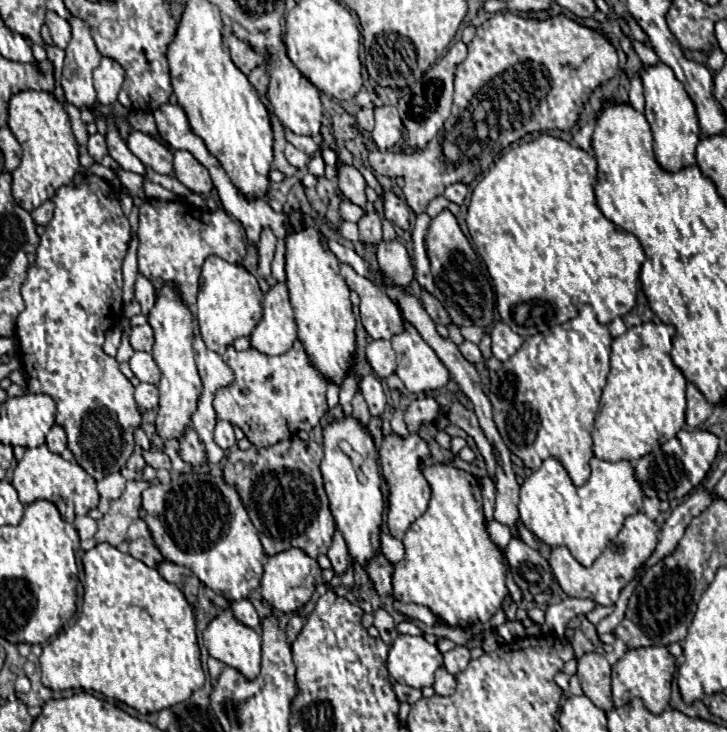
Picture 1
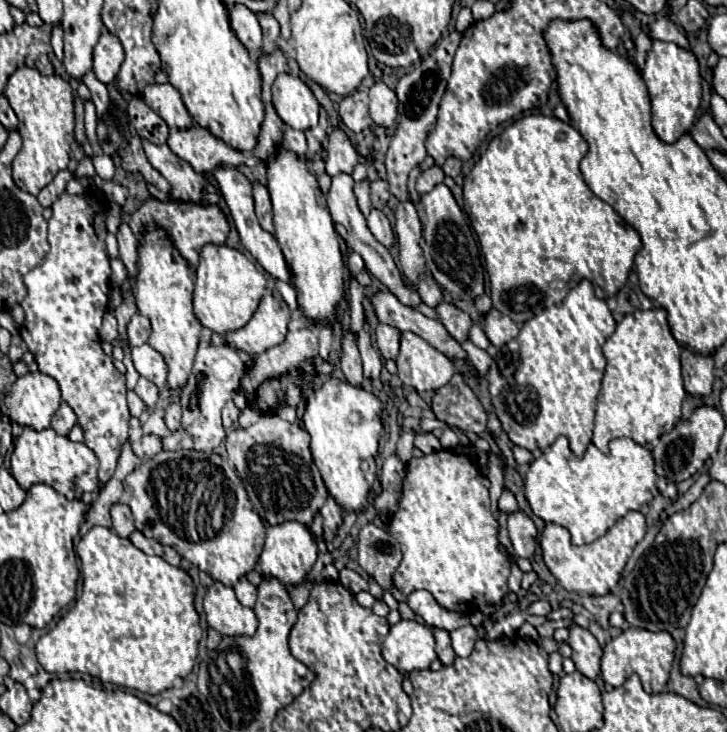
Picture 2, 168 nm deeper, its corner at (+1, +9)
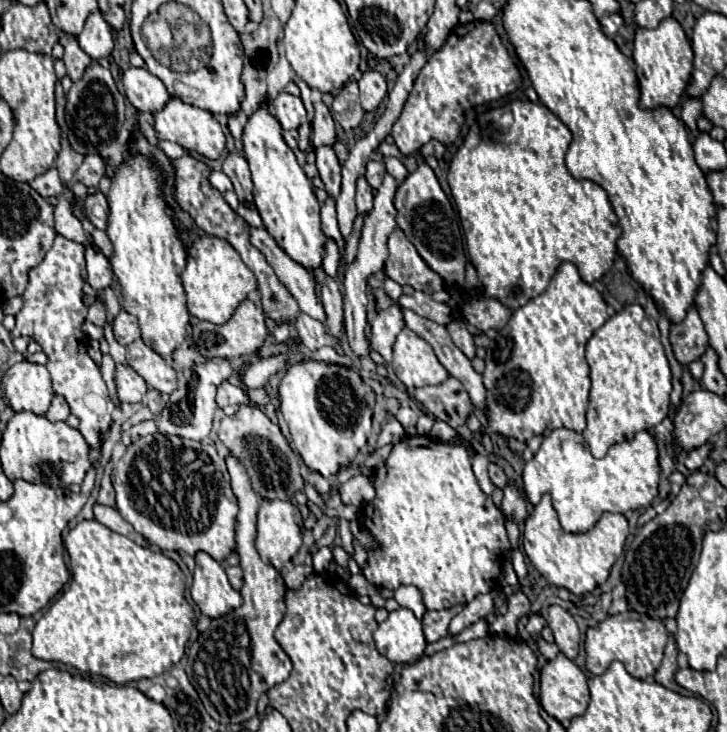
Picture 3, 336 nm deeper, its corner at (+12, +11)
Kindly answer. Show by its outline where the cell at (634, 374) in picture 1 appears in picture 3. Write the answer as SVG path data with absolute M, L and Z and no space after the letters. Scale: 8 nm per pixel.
M638 304L628 305L616 315L612 315L586 343L586 361L590 365L590 379L592 379L592 389L590 389L590 403L586 411L586 429L582 433L584 441L590 445L594 457L604 457L608 447L632 437L638 431L646 431L656 427L670 409L670 391L672 391L672 373L670 365L660 341L660 331L657 323L652 320L643 307Z

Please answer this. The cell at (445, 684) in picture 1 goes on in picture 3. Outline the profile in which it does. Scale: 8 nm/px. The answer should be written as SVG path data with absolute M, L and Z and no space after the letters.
M455 605L444 611L428 611L422 619L422 629L424 629L424 637L426 641L440 641L442 637L446 637L446 629L450 619L463 610L464 605Z

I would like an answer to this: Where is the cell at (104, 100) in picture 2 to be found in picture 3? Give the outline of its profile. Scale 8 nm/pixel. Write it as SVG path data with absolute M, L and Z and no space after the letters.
M62 35L60 37L60 43L64 45L66 53L64 53L64 65L66 65L66 71L68 71L68 77L72 81L80 81L80 77L84 75L84 69L88 69L88 65L92 63L92 59L78 47L78 41L74 37L68 37L68 35Z

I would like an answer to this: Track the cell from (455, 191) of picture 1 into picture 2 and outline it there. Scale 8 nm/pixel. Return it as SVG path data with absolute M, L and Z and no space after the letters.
M447 157L445 163L443 163L443 171L445 171L445 175L457 177L457 175L461 173L461 159L457 159L457 157Z

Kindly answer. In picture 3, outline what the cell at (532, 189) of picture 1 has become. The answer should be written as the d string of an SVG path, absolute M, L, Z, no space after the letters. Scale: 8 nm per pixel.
M516 99L480 115L452 159L448 185L464 227L470 263L478 271L484 295L512 311L544 293L548 281L552 281L564 261L574 263L580 277L592 285L610 271L612 259L616 257L616 241L622 235L618 217L602 187L592 181L576 181L568 173L564 155L570 143L570 129L548 107Z

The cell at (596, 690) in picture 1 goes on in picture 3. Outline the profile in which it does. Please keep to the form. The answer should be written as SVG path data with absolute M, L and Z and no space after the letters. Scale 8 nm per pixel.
M552 605L548 609L548 627L554 633L560 653L564 653L568 659L574 661L578 655L578 649L580 649L580 631L578 631L578 625L572 619L572 615L566 609Z

